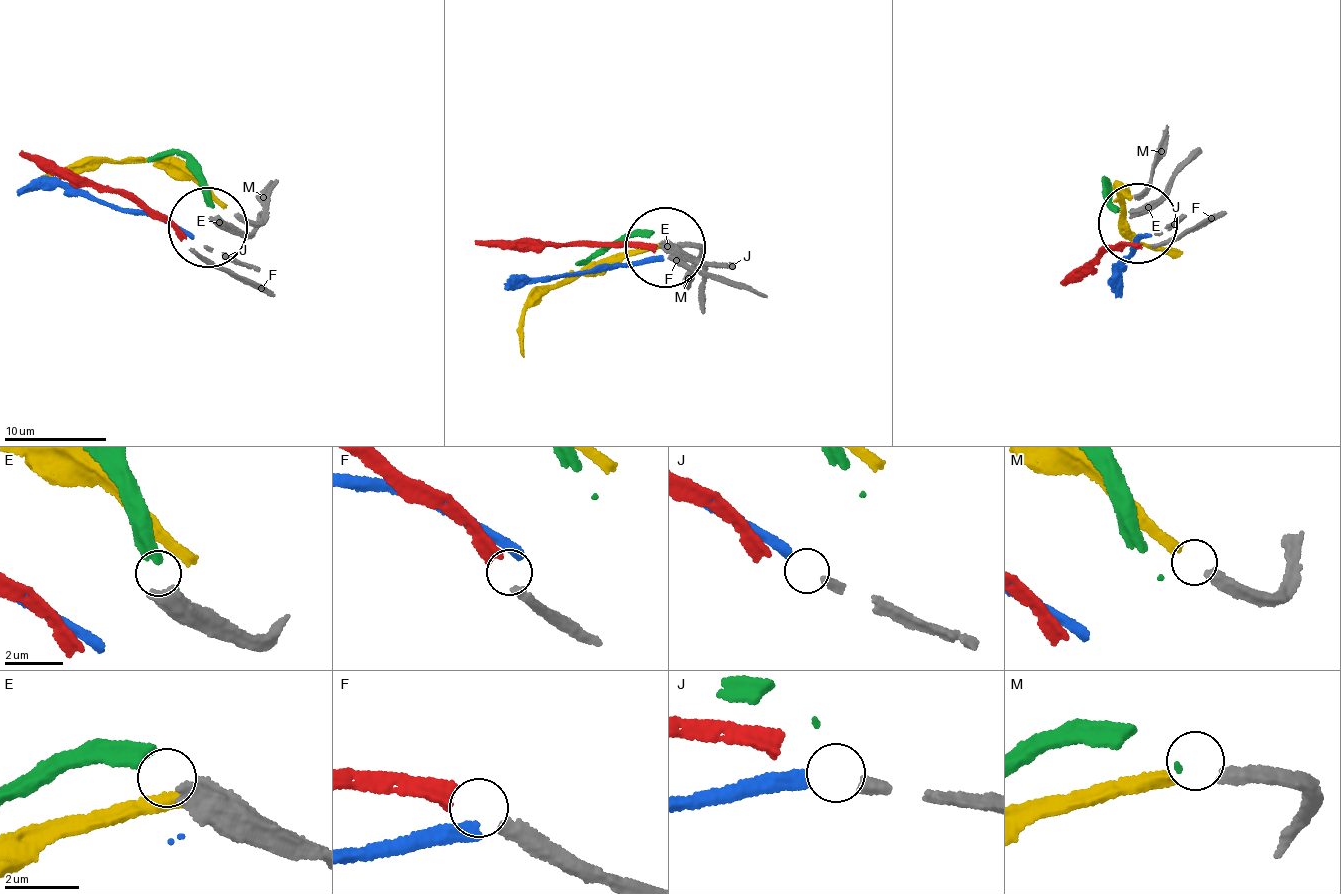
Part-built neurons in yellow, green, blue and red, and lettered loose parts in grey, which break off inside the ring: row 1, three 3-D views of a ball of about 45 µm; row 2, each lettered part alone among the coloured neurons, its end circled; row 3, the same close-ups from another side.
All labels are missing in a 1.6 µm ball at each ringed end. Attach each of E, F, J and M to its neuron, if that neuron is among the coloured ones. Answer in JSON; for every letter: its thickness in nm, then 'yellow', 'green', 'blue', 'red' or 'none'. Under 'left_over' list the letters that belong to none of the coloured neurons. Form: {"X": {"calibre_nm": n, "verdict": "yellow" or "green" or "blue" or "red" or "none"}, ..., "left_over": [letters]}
{"E": {"calibre_nm": 650, "verdict": "green"}, "F": {"calibre_nm": 340, "verdict": "red"}, "J": {"calibre_nm": 320, "verdict": "blue"}, "M": {"calibre_nm": 400, "verdict": "yellow"}, "left_over": []}

